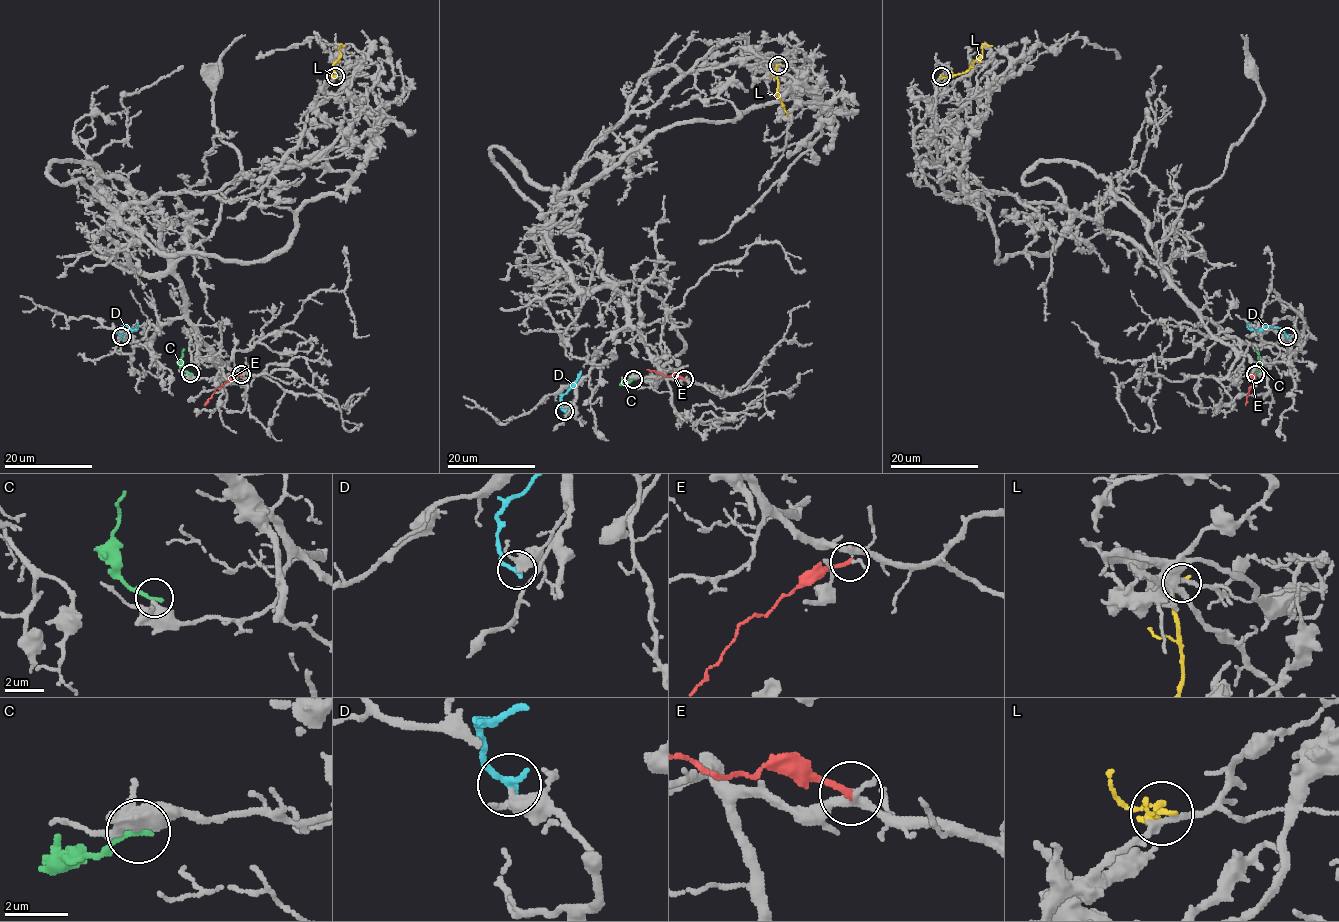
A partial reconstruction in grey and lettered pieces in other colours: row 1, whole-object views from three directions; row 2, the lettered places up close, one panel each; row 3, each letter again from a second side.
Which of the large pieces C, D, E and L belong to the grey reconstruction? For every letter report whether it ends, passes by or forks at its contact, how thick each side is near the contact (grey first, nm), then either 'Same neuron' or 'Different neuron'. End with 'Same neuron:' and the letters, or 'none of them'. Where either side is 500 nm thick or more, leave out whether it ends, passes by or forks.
C: It ends there. Thickness 340 nm (grey) against 200 nm. Different neuron
D: It ends there. Thickness 320 nm (grey) against 240 nm. Different neuron
E: It ends there. Thickness 260 nm (grey) against 200 nm. Different neuron
L: It ends there. Thickness 200 nm (grey) against 200 nm. Different neuron
Same neuron: none of them

